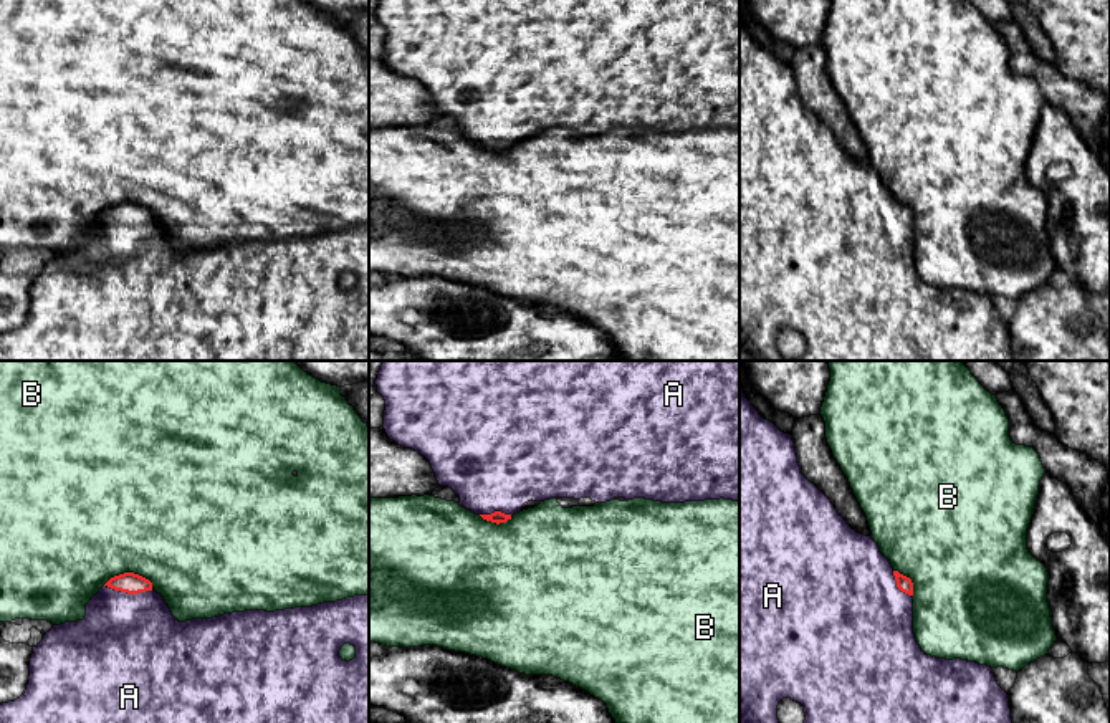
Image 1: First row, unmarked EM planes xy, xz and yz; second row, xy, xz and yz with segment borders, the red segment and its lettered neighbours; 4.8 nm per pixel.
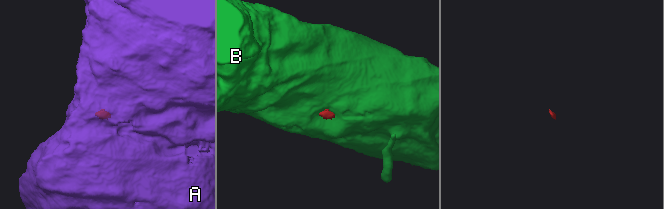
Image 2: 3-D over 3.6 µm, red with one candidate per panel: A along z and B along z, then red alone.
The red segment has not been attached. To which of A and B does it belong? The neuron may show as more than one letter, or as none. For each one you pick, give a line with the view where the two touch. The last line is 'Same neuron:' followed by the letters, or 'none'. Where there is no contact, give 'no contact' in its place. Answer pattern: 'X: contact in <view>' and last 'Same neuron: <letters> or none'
A: contact in xy
Same neuron: A

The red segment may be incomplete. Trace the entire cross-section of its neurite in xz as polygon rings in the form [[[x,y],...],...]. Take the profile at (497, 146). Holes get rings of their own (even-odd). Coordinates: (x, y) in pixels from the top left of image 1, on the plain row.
[[[379,0],[376,15],[385,30],[382,56],[387,66],[425,86],[438,114],[460,126],[460,136],[496,154],[551,127],[591,127],[596,132],[617,126],[662,132],[739,131],[739,0]]]

